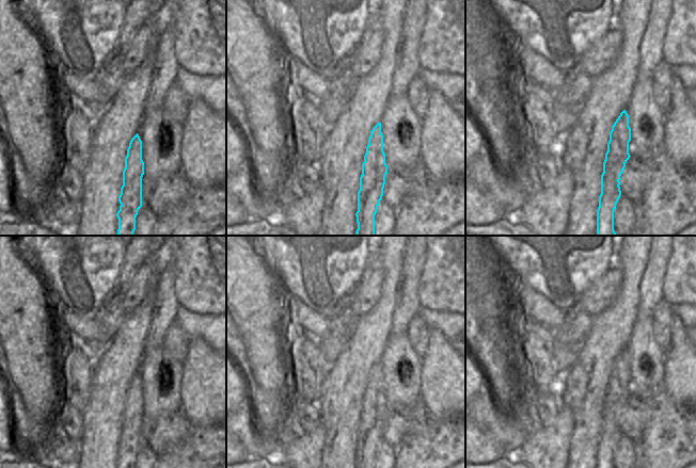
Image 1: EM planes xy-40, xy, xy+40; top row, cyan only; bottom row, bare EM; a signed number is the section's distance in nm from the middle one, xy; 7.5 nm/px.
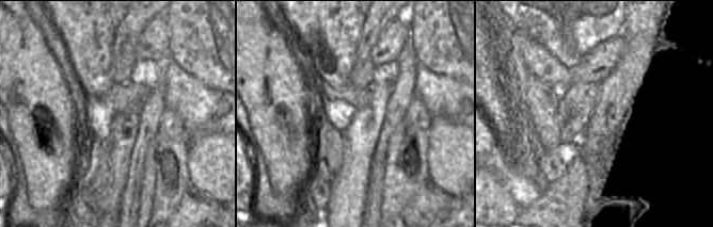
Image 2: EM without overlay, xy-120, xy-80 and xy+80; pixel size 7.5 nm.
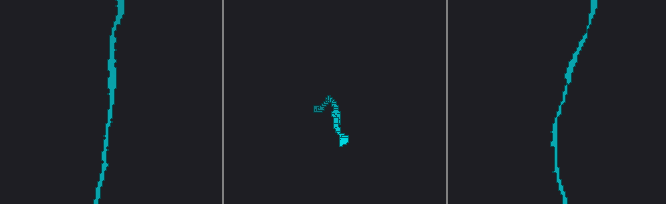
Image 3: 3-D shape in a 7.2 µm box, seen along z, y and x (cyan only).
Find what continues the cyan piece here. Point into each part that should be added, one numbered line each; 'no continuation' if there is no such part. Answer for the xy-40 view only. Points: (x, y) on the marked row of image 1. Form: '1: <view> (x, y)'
no continuation

